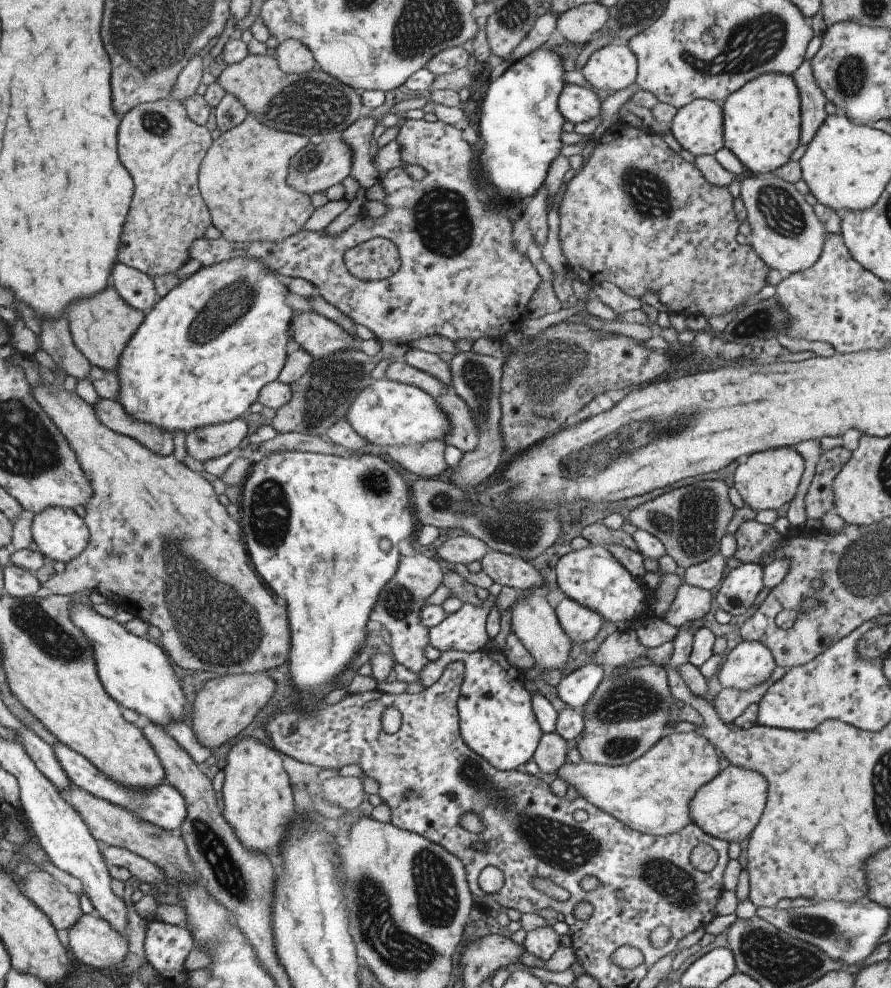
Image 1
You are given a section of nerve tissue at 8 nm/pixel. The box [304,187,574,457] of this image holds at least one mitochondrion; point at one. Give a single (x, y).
(477, 378)

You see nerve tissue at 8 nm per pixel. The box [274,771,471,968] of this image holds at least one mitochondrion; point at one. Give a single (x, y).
(434, 884)

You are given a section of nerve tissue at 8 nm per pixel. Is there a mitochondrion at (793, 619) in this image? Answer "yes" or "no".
no

